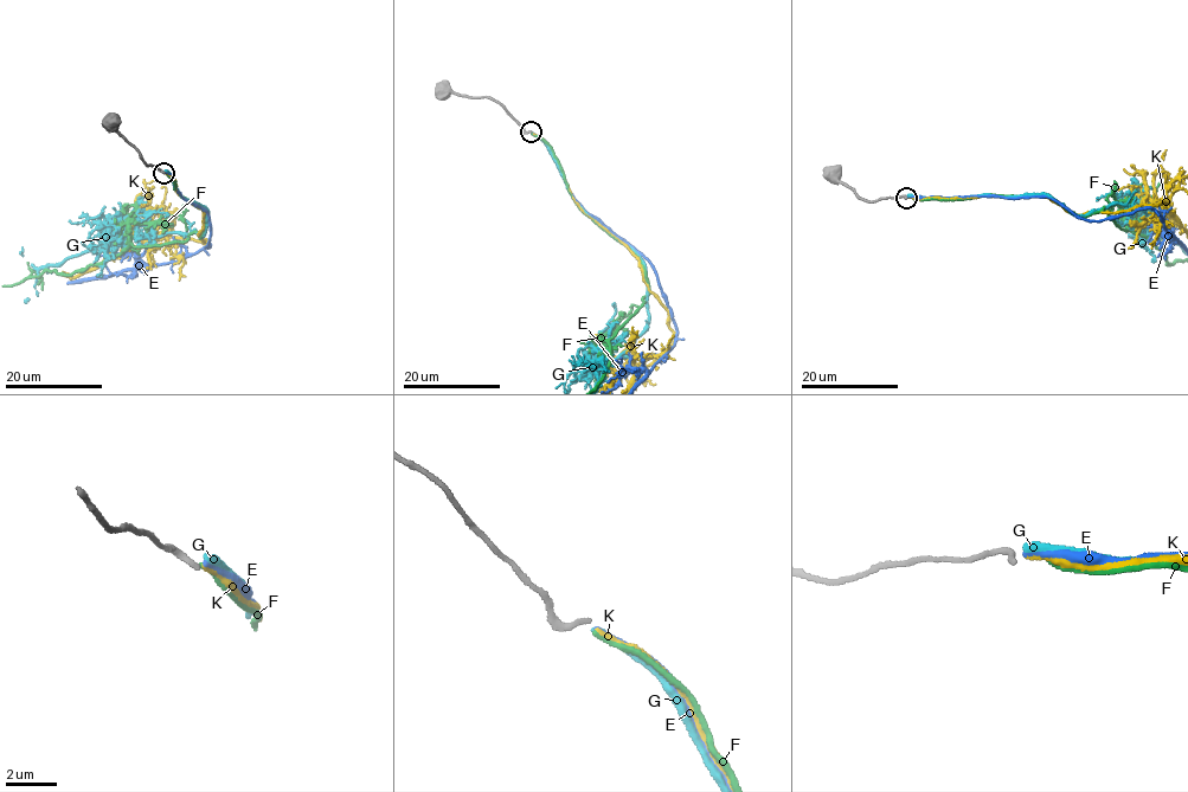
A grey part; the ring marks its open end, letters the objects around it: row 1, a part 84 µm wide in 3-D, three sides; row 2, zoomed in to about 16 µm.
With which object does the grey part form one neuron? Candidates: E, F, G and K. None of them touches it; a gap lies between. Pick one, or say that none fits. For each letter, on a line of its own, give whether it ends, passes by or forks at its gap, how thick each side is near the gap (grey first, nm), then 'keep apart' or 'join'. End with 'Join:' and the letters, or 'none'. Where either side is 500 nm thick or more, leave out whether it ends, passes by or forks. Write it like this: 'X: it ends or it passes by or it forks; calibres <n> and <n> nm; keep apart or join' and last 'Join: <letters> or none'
E: it ends; calibres 220 and 170 nm; keep apart
F: it ends; calibres 220 and 170 nm; join
G: it ends; calibres 220 and 260 nm; keep apart
K: it ends; calibres 220 and 180 nm; keep apart
Join: F

